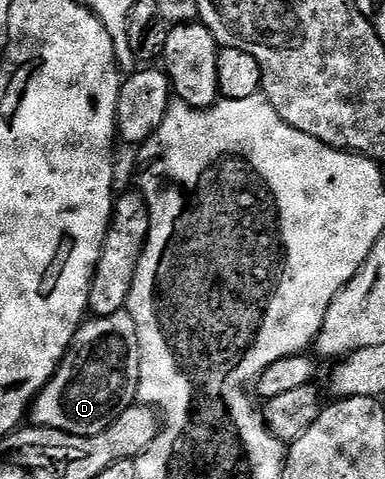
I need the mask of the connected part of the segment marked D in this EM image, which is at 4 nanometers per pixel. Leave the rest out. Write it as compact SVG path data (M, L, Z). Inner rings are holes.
M126 310L88 319L77 330L51 381L35 397L35 402L29 409L30 423L41 428L56 428L74 436L101 434L101 430L113 426L113 422L121 418L121 414L125 414L125 410L129 410L131 405L136 403L142 361L137 342L137 322L133 322L133 318Z

